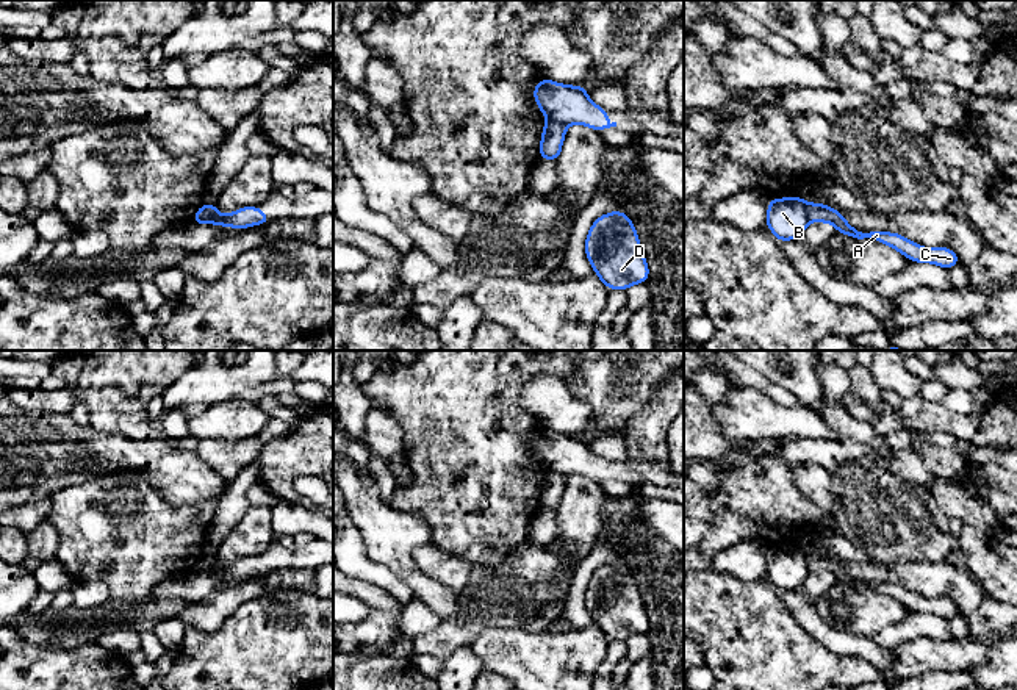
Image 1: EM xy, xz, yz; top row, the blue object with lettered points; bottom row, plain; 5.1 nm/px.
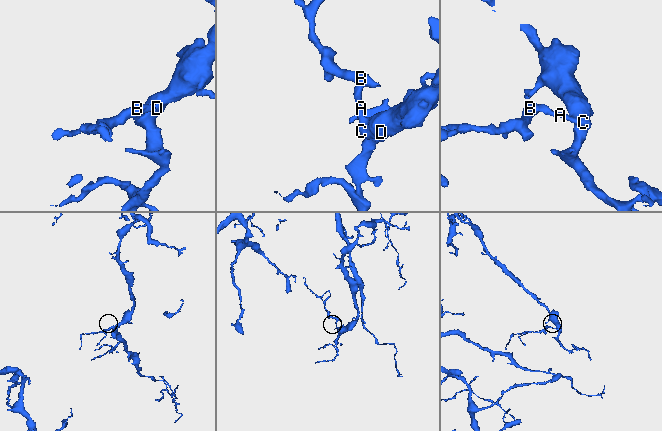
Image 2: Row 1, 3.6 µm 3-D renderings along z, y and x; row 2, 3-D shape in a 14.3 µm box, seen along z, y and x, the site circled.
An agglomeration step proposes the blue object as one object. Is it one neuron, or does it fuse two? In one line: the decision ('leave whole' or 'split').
split

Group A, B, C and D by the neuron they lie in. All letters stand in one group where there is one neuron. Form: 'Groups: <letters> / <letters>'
Groups: A C D / B

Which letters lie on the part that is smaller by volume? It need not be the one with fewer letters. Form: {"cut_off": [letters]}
{"cut_off": ["B"]}

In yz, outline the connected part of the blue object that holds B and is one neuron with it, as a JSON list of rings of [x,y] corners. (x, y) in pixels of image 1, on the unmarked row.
[[[770,549],[765,576],[779,593],[801,588],[807,574],[807,552],[804,549]]]

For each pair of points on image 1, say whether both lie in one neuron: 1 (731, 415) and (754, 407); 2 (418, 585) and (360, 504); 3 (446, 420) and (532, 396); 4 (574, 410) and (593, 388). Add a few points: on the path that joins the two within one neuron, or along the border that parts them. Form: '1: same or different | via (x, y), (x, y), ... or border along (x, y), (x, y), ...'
1: same | via (737, 415), (748, 413)
2: same | via (402, 565), (391, 546), (390, 535), (380, 524)
3: different | border along (546, 374), (531, 377), (520, 398), (542, 427)
4: different | border along (562, 379), (568, 390), (590, 409), (589, 434)

